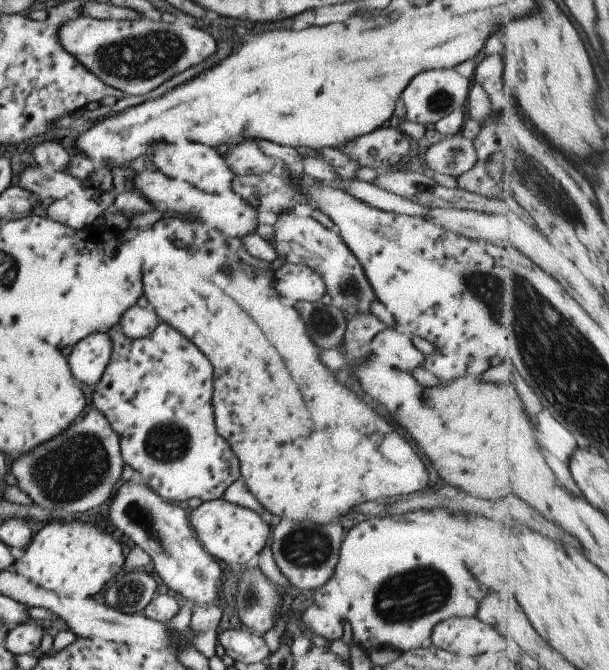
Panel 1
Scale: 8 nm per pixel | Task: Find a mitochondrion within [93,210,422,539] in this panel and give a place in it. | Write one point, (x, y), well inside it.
(167, 442)

